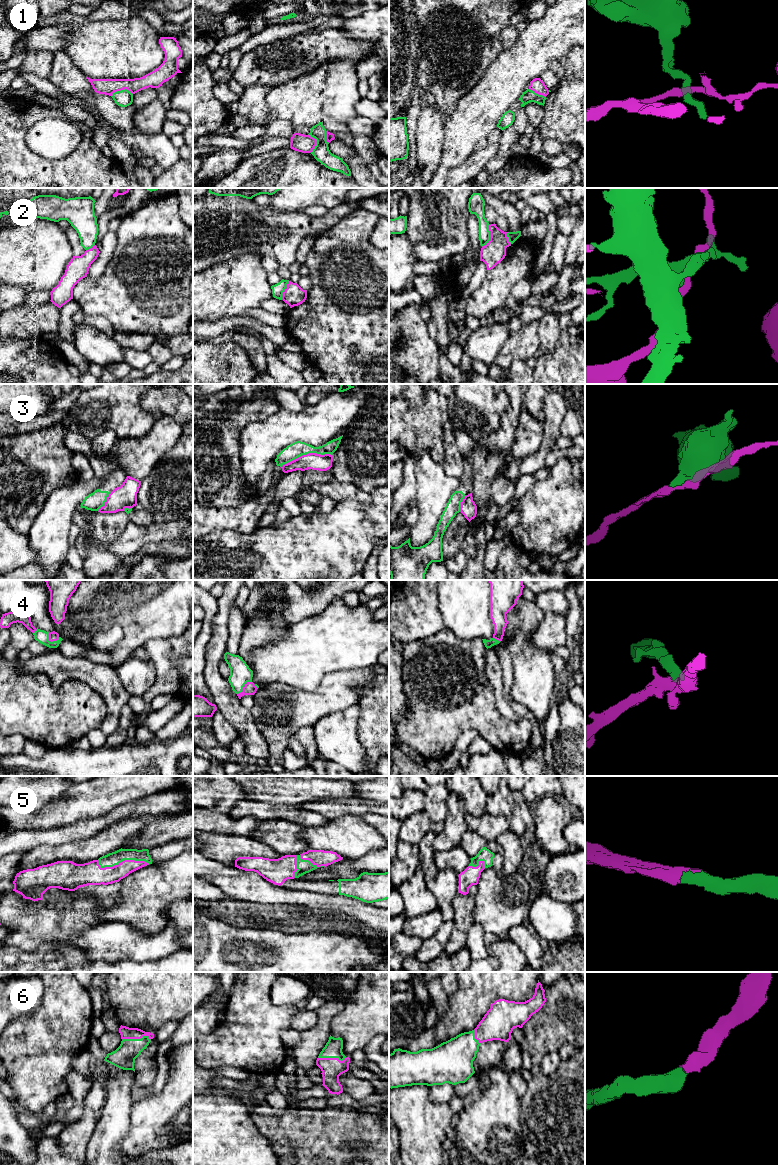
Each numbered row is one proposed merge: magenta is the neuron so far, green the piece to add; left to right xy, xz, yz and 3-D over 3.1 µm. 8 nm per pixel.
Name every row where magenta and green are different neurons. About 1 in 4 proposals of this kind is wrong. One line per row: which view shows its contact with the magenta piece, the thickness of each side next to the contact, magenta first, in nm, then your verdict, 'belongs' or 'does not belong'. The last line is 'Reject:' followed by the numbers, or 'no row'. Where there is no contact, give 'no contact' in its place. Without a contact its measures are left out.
1: meets magenta in xy; 130 nm thick on the magenta side, 140 nm on the other; does not belong
2: meets magenta in yz; 180 nm thick on the magenta side, 100 nm on the other; does not belong
3: meets magenta in xz; 130 nm thick on the magenta side, 120 nm on the other; does not belong
4: meets magenta in xy; 80 nm thick on the magenta side, 100 nm on the other; belongs
5: meets magenta in xy; 170 nm thick on the magenta side, 110 nm on the other; belongs
6: meets magenta in xy; 100 nm thick on the magenta side, 180 nm on the other; belongs
Reject: 1, 2, 3

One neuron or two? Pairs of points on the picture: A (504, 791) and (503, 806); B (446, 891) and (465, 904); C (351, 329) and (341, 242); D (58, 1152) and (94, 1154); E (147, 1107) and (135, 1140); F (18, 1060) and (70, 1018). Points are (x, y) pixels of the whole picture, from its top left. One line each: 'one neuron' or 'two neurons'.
A: one neuron
B: two neurons
C: one neuron
D: two neurons
E: one neuron
F: one neuron

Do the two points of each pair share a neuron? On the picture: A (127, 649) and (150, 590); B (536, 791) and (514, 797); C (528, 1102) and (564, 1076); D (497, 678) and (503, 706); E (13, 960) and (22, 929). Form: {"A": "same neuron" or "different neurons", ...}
{"A": "same neuron", "B": "different neurons", "C": "same neuron", "D": "same neuron", "E": "different neurons"}

